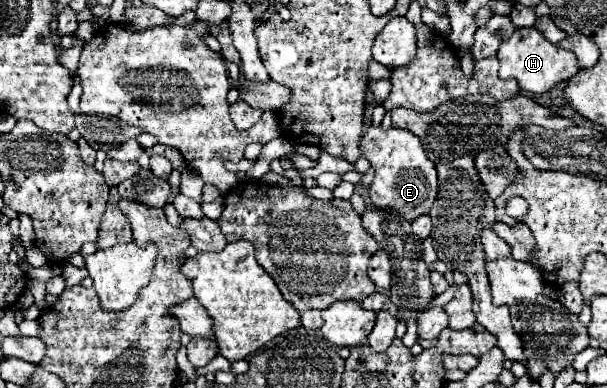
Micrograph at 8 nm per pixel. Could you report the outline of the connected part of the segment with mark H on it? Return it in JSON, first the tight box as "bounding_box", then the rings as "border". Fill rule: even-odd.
{"bounding_box":[496,28,578,94],"border":[[[520,28],[520,30],[516,30],[506,42],[500,44],[500,50],[498,50],[496,56],[500,60],[500,74],[498,76],[502,80],[508,80],[508,78],[518,80],[520,90],[534,92],[534,94],[548,92],[552,86],[556,86],[558,82],[570,80],[578,72],[574,54],[564,50],[564,48],[560,48],[560,46],[550,44],[534,28]]]}

